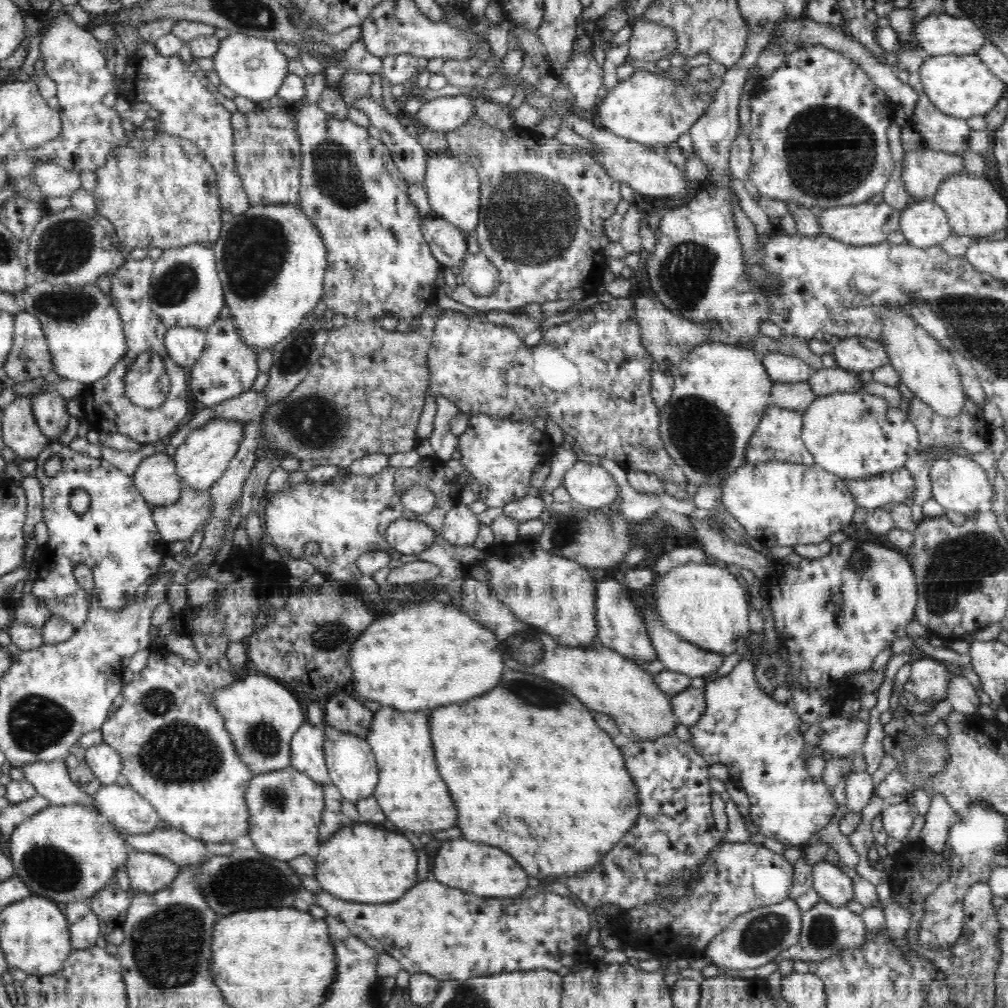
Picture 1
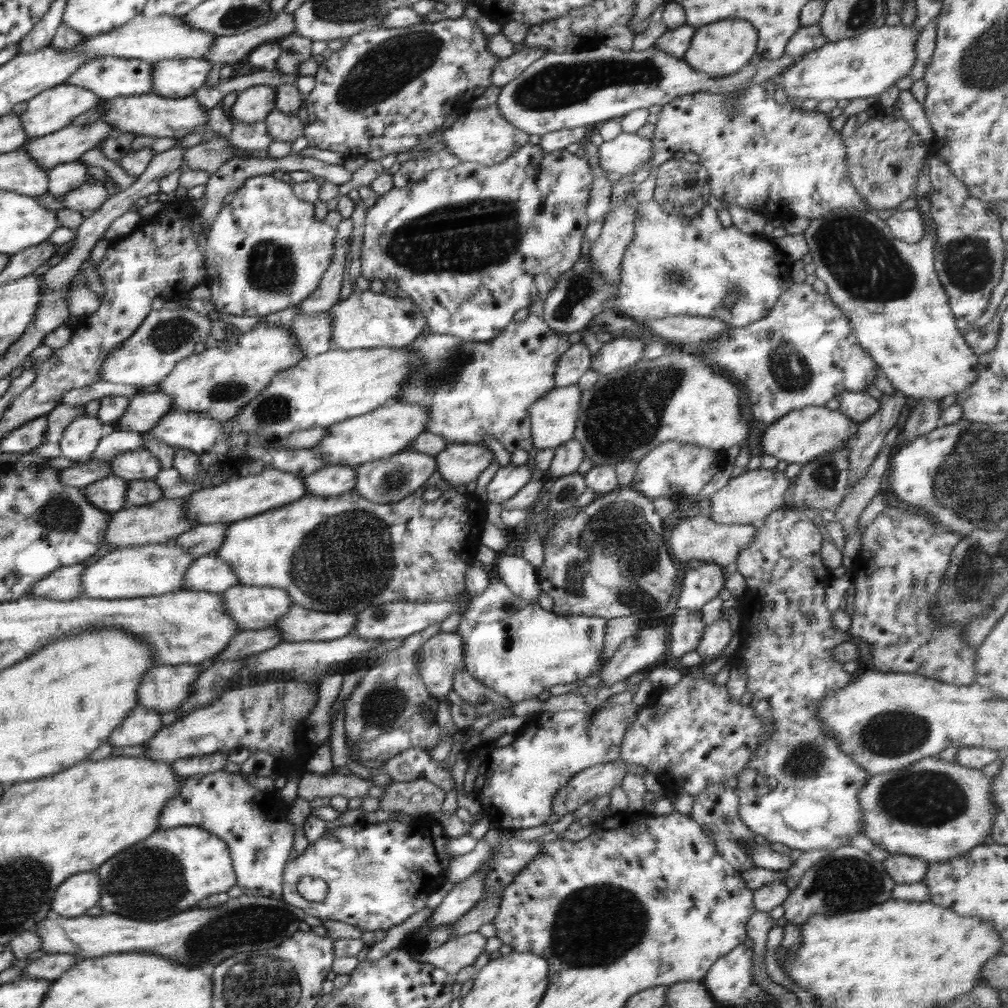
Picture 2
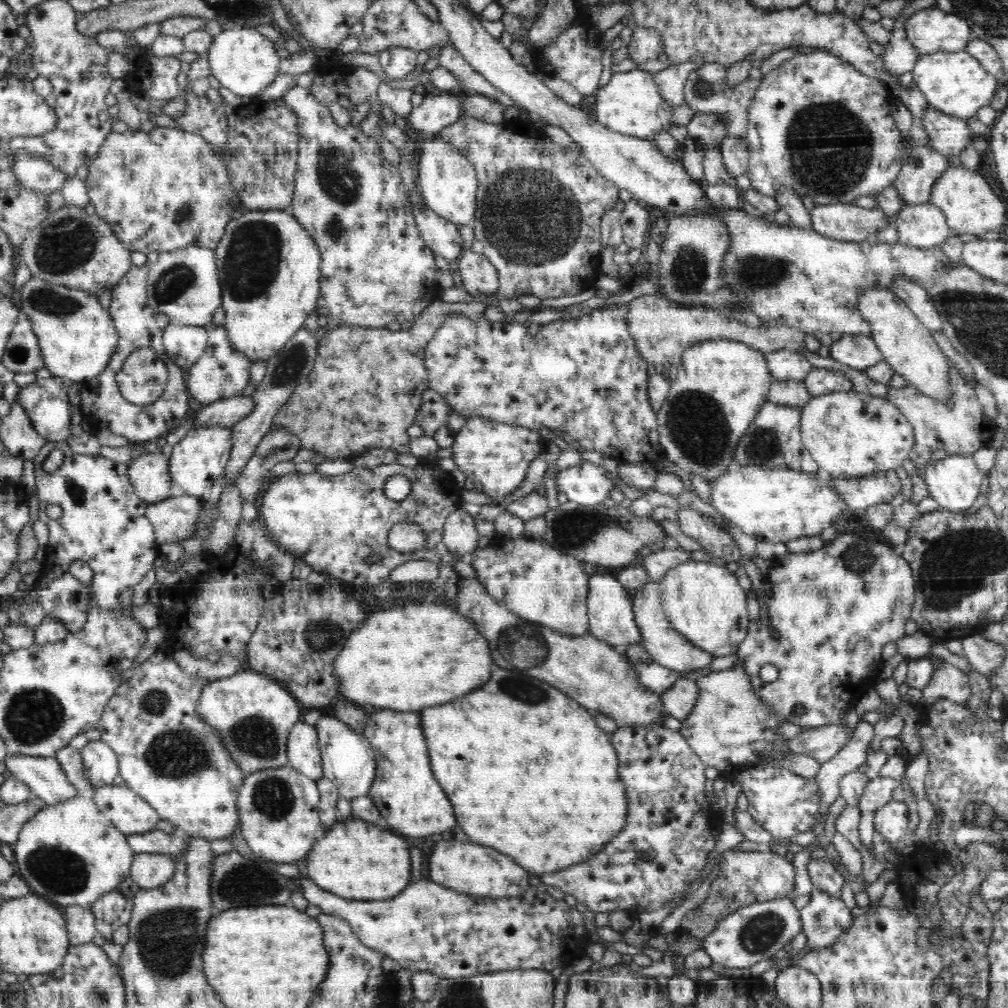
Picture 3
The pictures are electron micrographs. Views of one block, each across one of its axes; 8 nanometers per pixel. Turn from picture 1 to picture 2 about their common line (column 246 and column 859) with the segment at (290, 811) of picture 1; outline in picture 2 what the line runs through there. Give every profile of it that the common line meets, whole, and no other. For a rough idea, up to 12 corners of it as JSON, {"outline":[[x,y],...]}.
{"outline":[[937,756],[870,775],[861,834],[929,863],[989,841],[992,777]]}

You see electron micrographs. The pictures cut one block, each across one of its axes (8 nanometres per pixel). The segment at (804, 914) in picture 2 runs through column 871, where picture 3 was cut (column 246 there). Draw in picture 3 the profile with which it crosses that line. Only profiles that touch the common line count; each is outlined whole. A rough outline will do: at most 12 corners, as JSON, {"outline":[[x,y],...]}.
{"outline":[[231,851],[211,864],[214,908],[290,904],[291,879]]}

